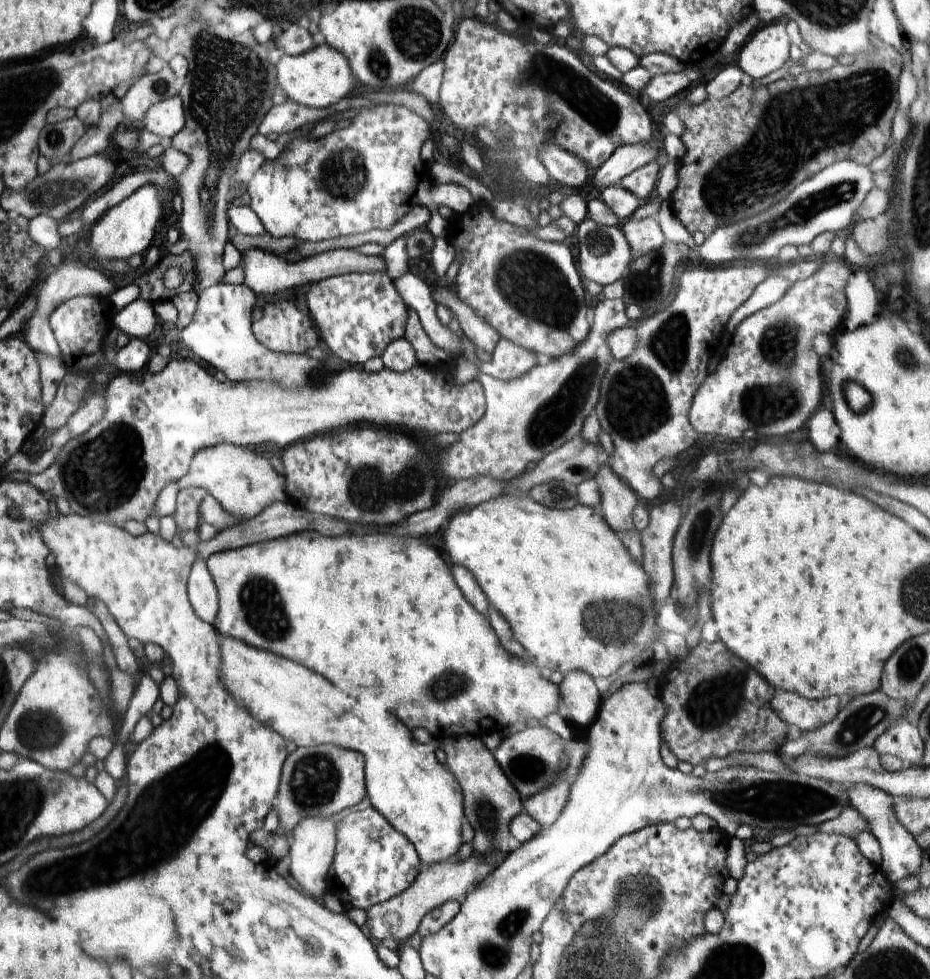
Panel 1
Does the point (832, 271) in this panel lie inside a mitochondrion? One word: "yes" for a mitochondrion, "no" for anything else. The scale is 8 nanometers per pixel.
no

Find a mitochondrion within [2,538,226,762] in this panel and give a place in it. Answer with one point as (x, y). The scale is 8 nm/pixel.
(39, 729)

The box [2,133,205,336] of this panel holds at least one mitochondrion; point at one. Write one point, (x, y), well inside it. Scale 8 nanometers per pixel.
(58, 193)

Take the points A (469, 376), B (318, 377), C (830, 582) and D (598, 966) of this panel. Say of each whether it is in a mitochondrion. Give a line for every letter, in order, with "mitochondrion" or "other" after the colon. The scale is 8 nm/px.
A: other
B: other
C: other
D: mitochondrion

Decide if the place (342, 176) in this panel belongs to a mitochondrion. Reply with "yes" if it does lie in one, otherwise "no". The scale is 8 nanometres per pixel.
yes

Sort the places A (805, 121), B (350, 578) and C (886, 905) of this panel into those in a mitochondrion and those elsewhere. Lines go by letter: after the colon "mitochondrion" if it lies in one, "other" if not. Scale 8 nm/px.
A: mitochondrion
B: other
C: other

